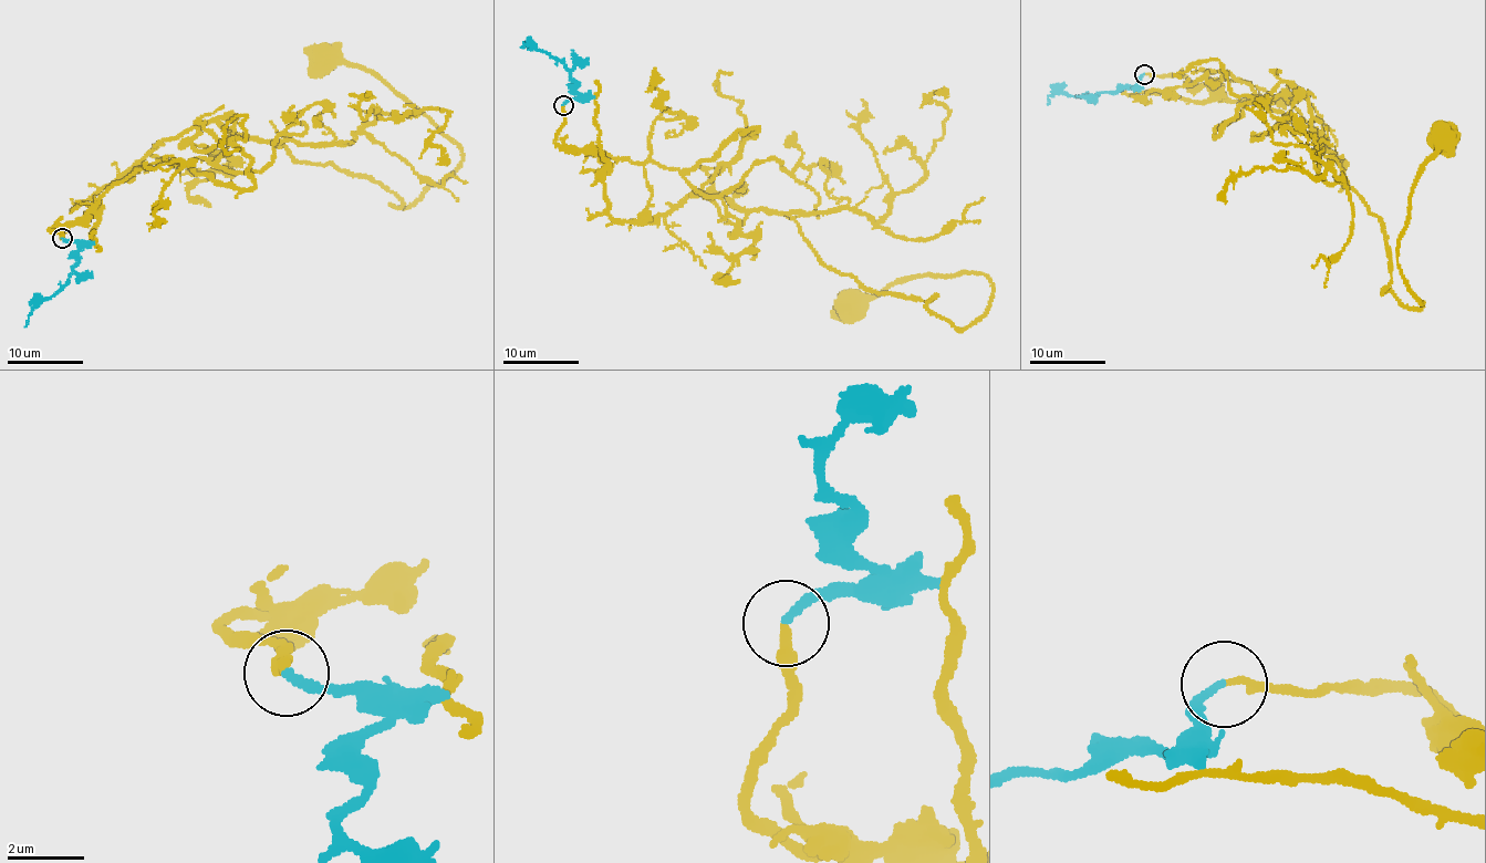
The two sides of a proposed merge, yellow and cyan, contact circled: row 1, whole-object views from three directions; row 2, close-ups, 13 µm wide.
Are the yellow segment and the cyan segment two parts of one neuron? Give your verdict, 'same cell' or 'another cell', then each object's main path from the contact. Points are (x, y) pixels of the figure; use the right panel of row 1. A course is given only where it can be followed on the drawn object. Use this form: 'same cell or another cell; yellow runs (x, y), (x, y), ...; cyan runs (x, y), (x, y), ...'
same cell; yellow runs (1144, 74), (1233, 101), (1302, 92), (1316, 146), (1381, 224), (1382, 292), (1415, 310), (1396, 239), (1446, 135); cyan runs (1144, 74), (1134, 86), (1080, 96), (1060, 91), (1048, 97), (1047, 104)

